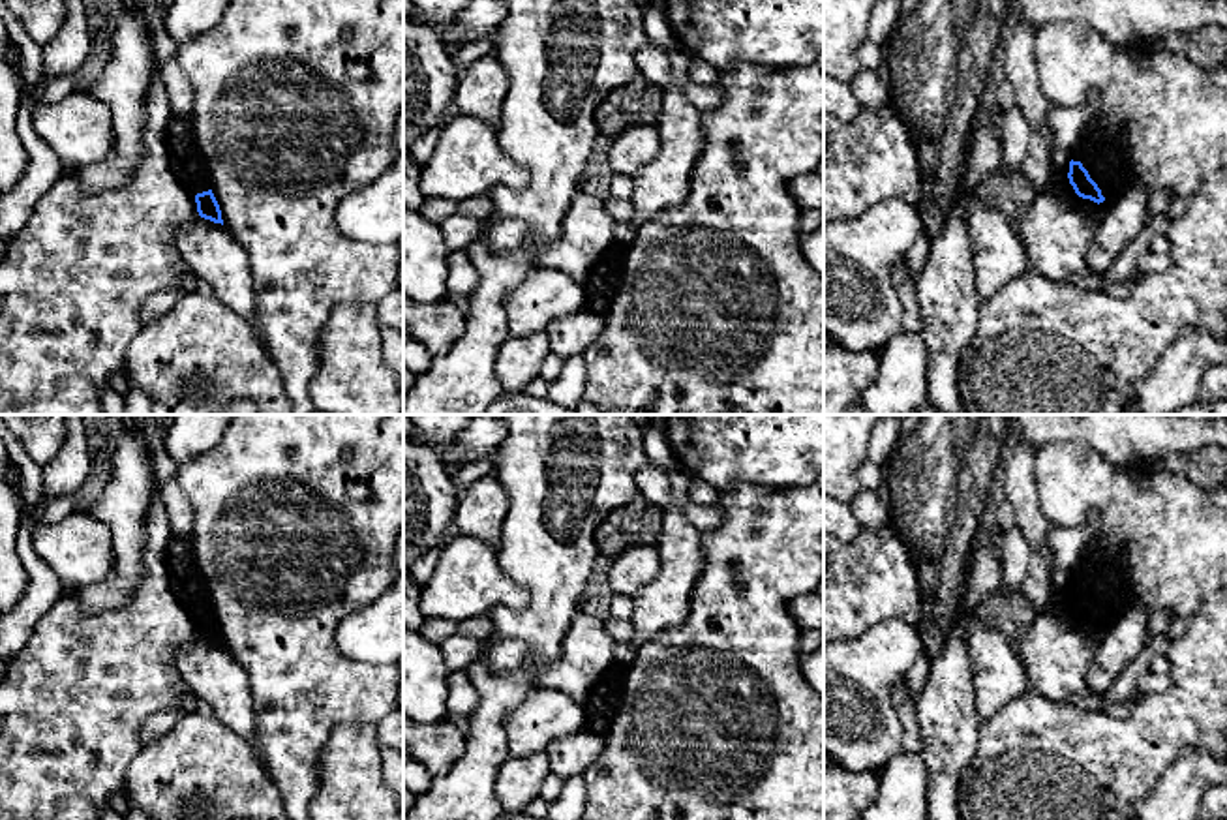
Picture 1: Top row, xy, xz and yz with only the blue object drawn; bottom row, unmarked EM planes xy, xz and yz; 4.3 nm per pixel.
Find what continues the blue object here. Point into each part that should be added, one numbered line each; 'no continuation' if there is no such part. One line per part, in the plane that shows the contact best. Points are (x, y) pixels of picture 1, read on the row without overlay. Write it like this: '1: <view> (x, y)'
1: yz (1105, 584)

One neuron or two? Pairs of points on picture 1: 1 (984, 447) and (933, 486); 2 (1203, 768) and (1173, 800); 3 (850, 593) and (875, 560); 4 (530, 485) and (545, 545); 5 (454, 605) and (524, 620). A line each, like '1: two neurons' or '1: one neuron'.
1: one neuron
2: one neuron
3: one neuron
4: one neuron
5: two neurons

